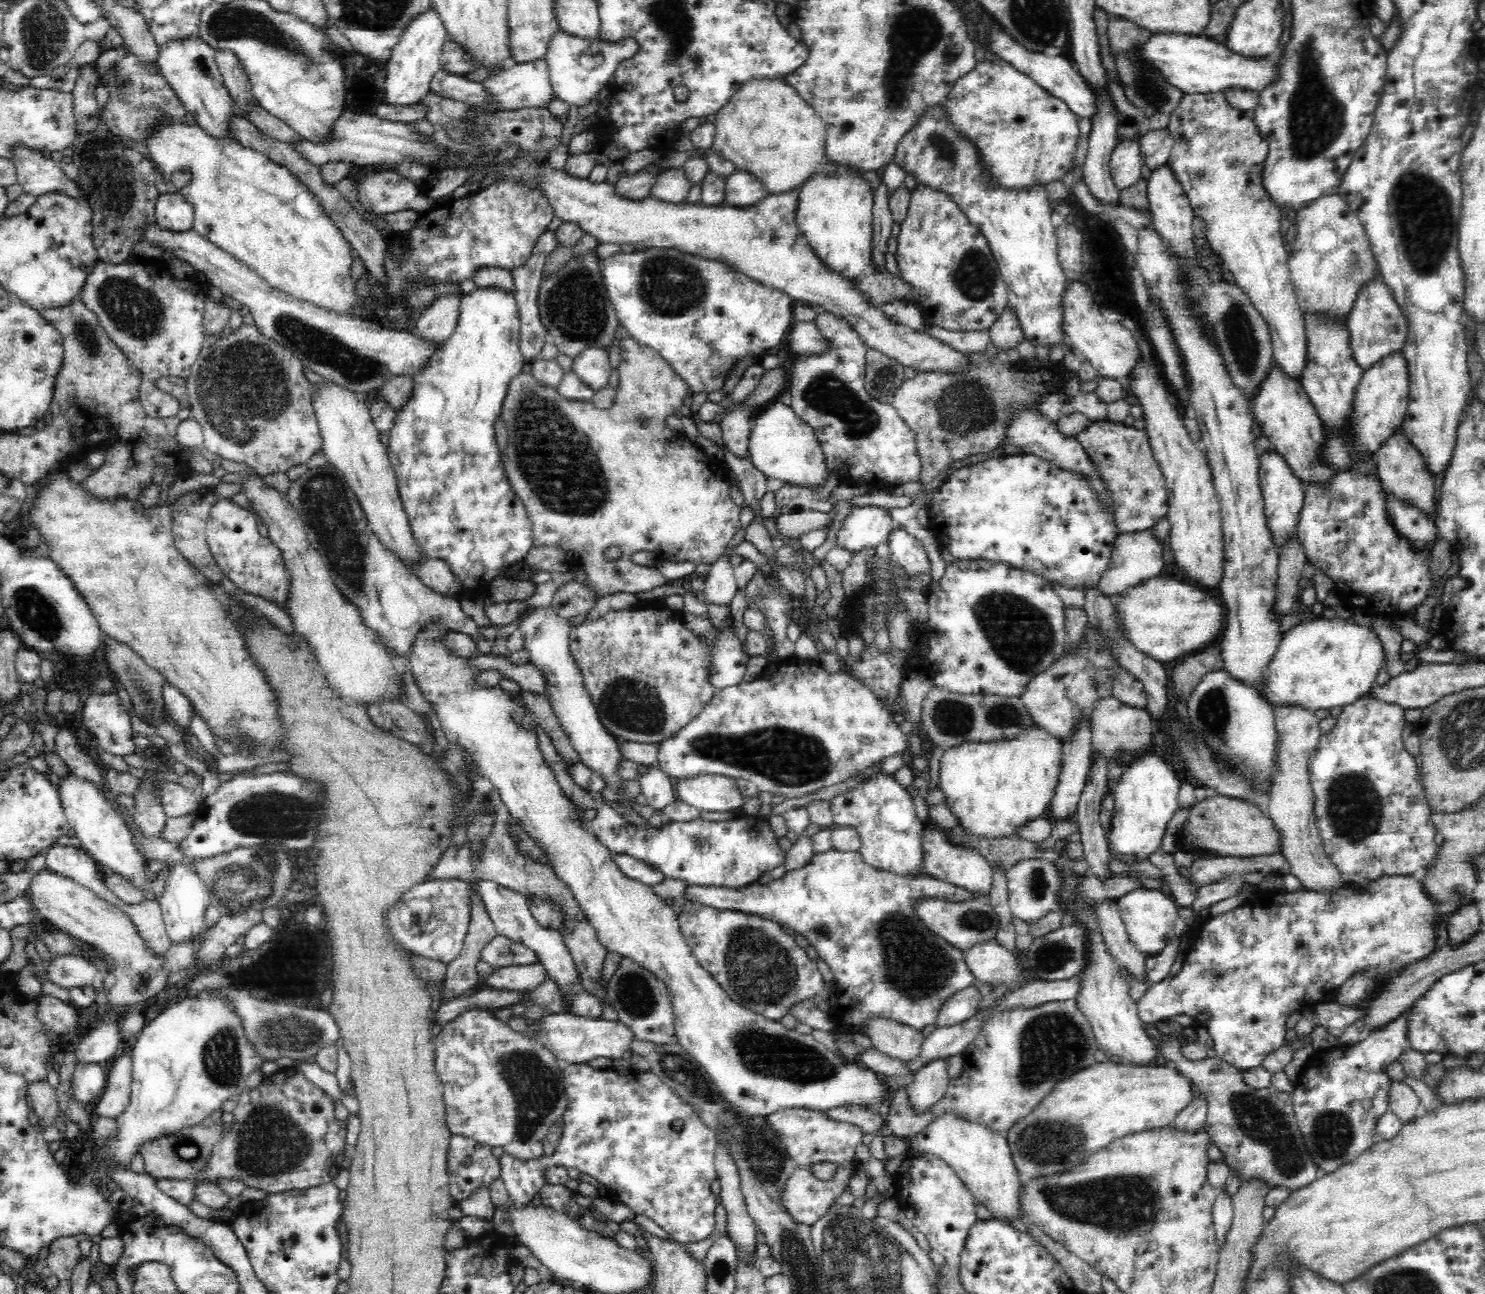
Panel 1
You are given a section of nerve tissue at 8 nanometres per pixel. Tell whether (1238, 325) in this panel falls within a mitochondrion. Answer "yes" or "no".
yes

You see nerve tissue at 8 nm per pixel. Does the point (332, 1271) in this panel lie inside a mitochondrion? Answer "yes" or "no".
no

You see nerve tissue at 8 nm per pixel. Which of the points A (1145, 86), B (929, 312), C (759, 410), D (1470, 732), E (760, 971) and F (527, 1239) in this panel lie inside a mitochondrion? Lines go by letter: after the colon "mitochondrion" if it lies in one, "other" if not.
A: mitochondrion
B: other
C: other
D: mitochondrion
E: mitochondrion
F: other

